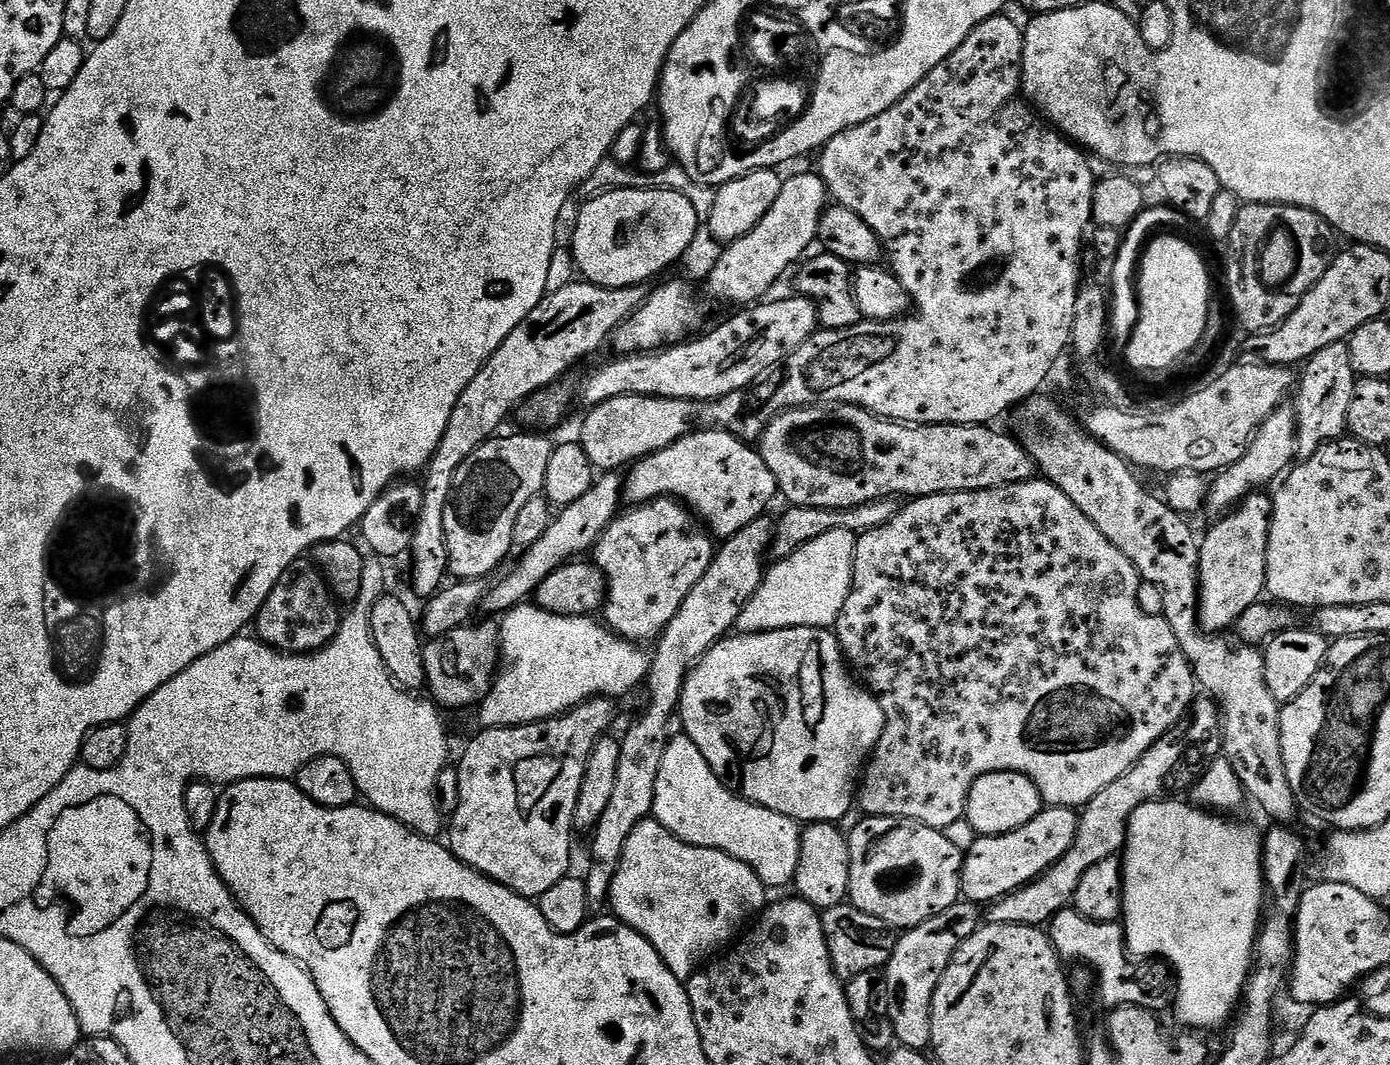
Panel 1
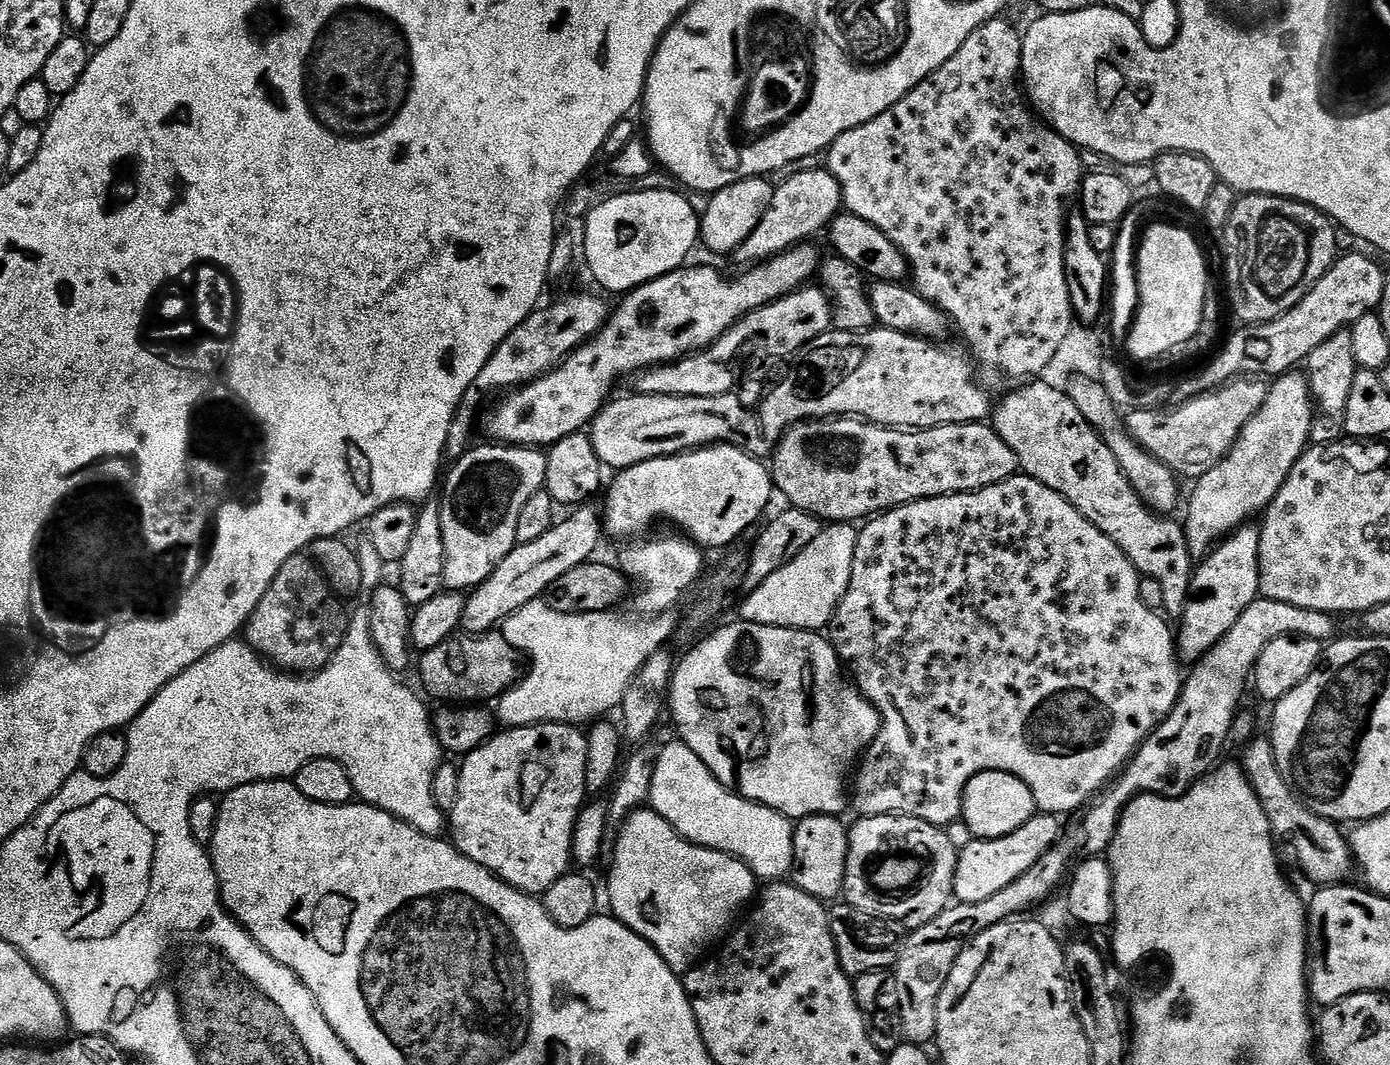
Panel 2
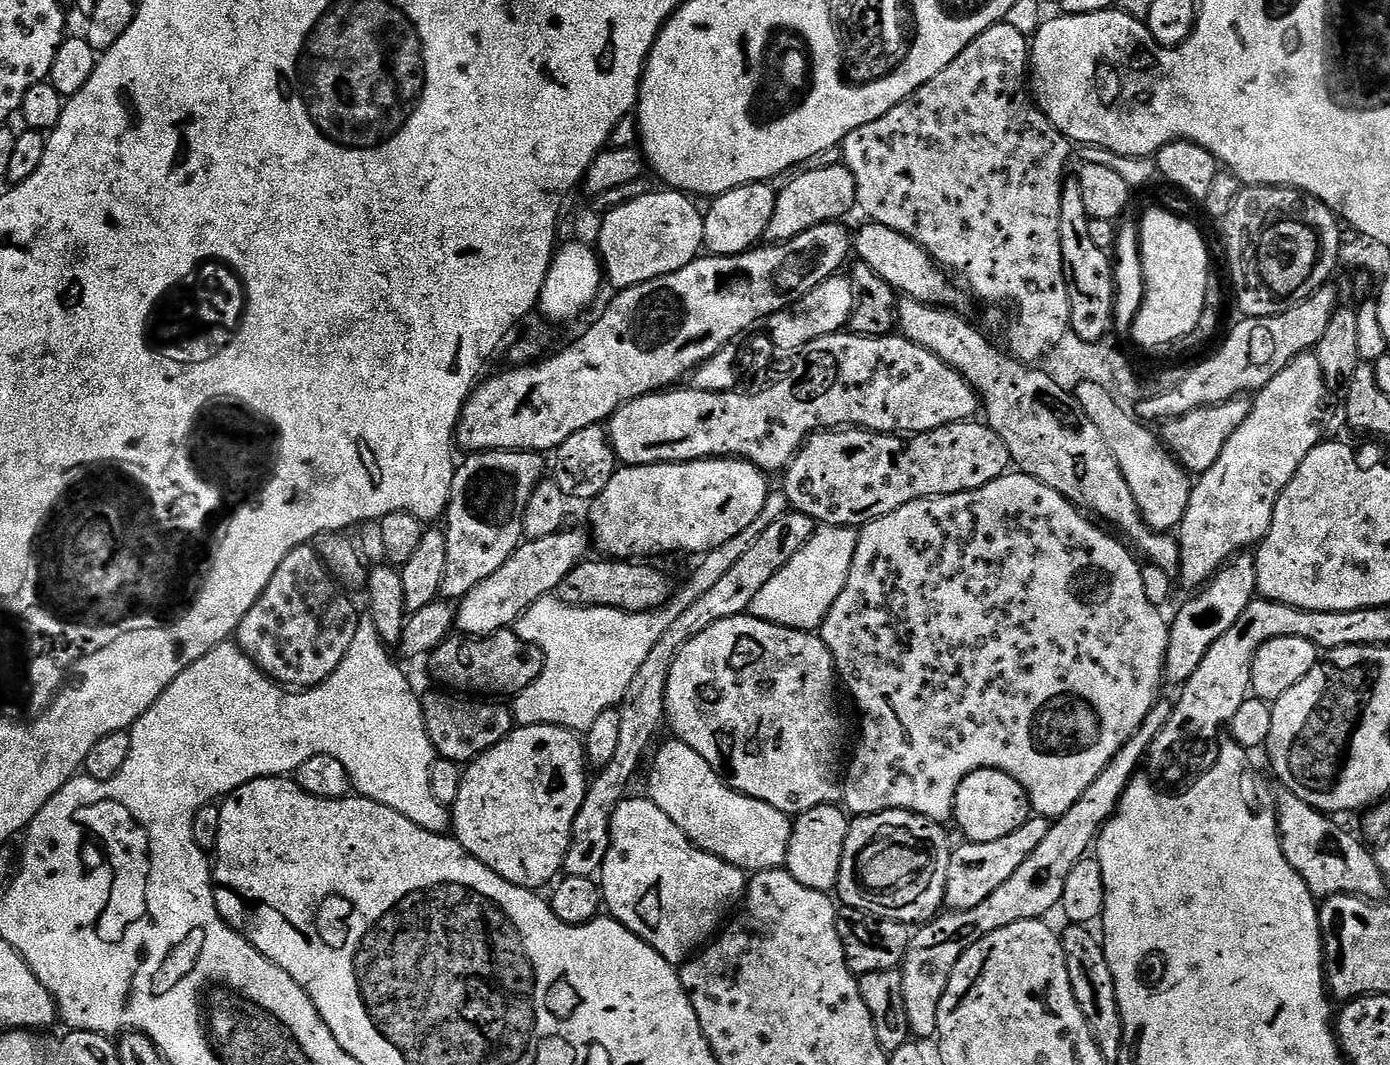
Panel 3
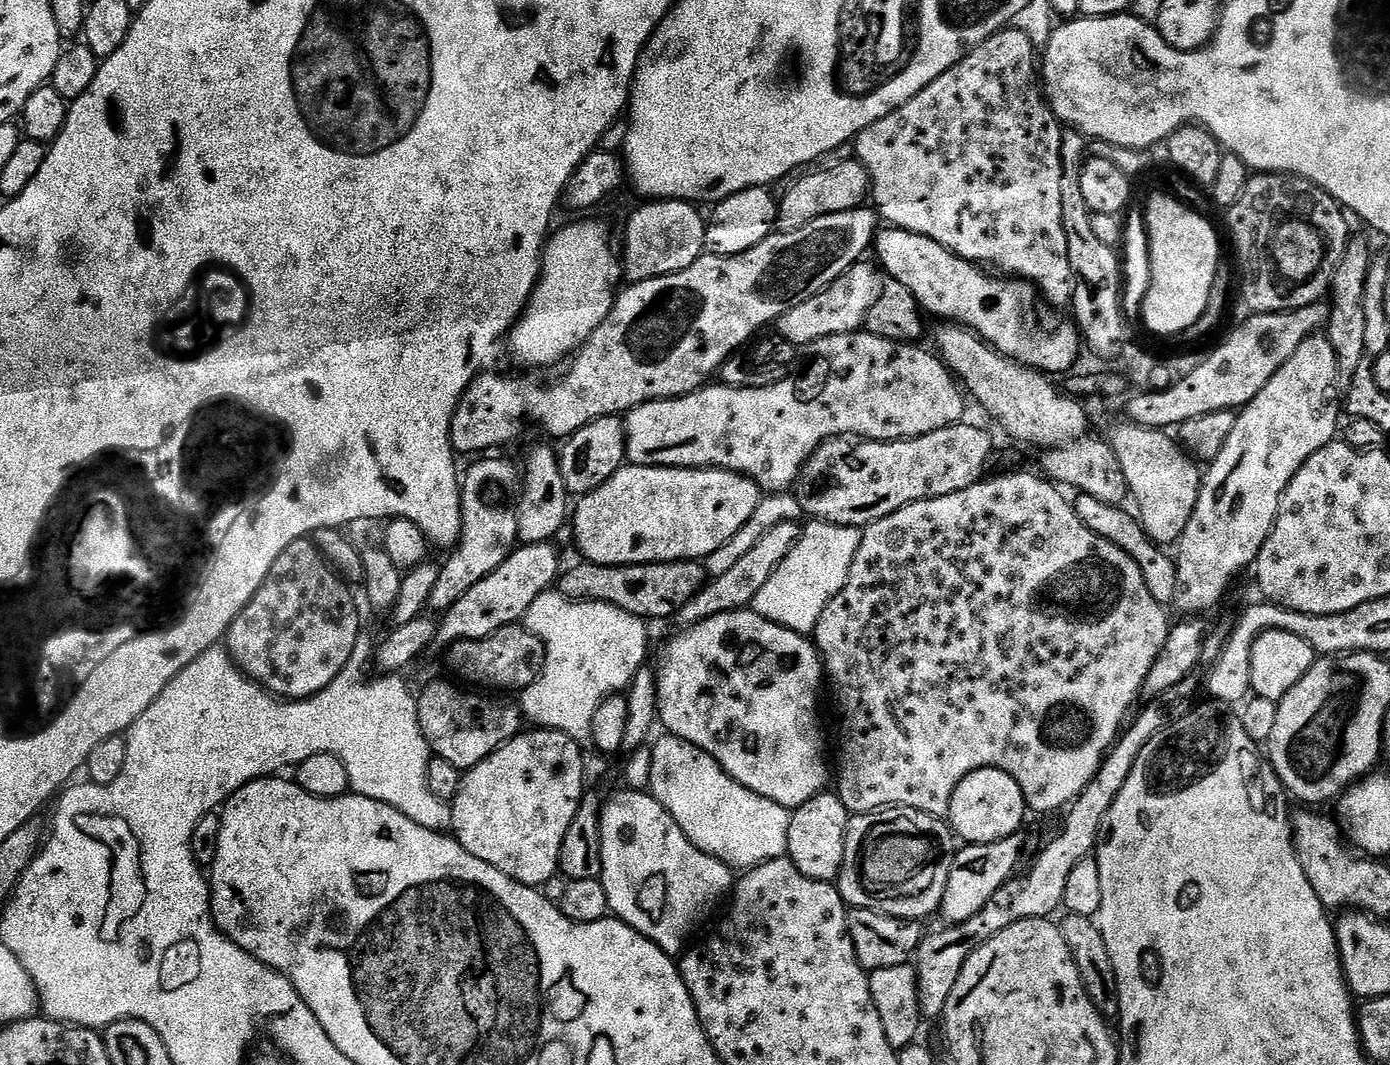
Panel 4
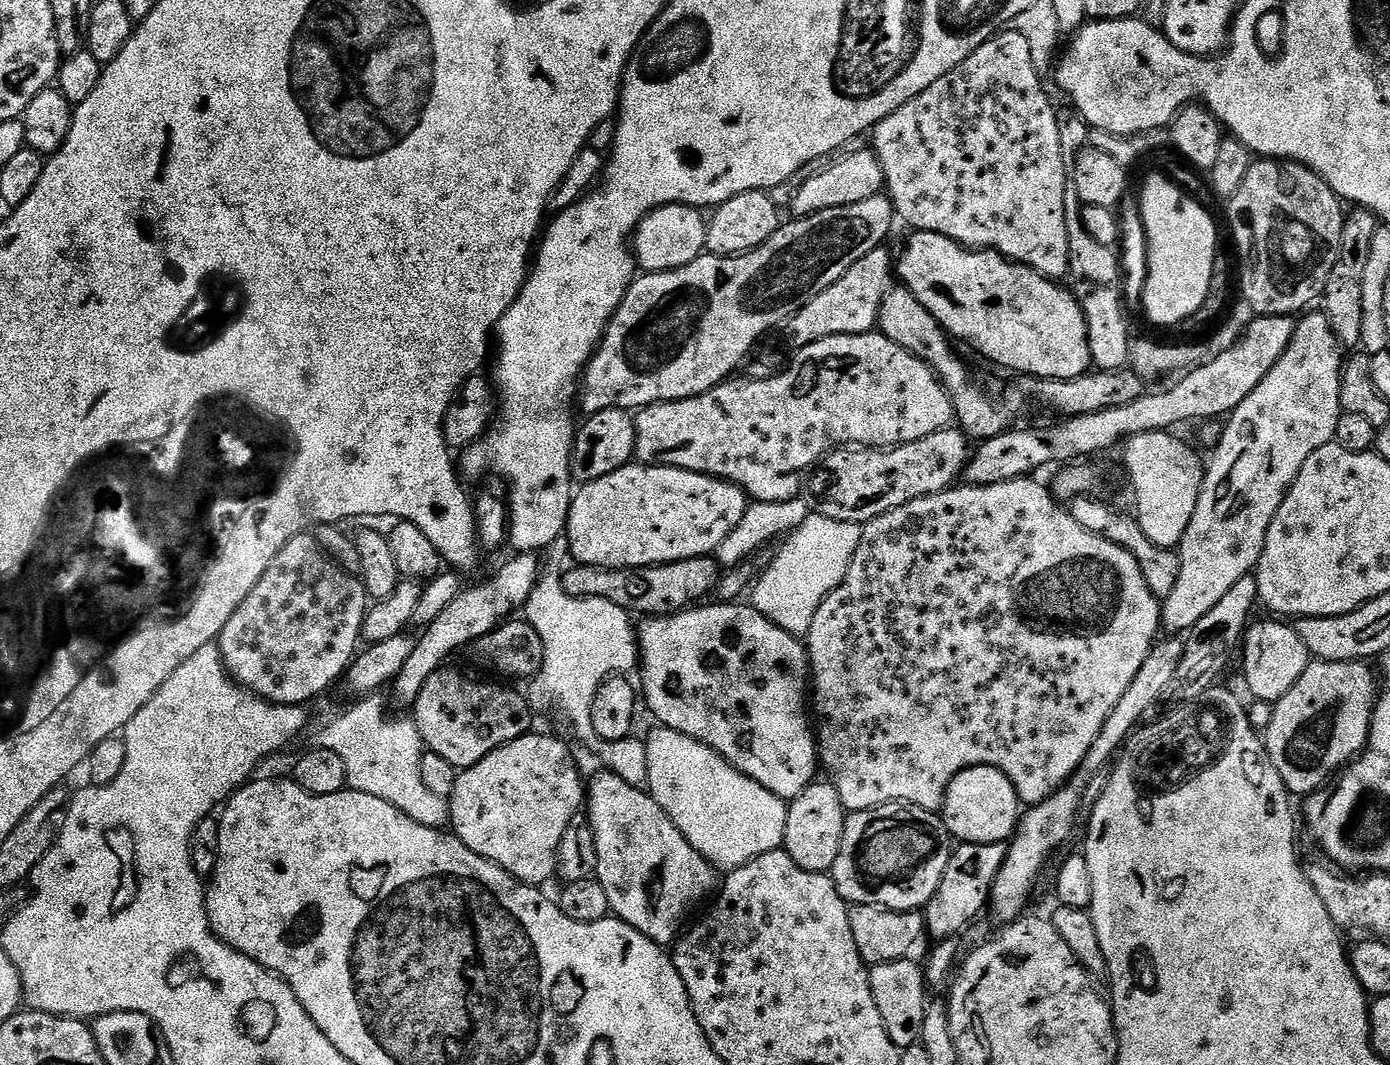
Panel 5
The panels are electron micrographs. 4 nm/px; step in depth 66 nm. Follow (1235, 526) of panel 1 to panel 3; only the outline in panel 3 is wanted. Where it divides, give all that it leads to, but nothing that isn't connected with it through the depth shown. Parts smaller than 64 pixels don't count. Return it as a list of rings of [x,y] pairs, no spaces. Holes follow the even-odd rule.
[[[1237,554],[1199,589],[1180,609],[1176,617],[1171,617],[1168,630],[1168,645],[1166,646],[1166,662],[1164,663],[1164,679],[1170,685],[1183,686],[1190,674],[1202,666],[1202,658],[1238,622],[1242,610],[1250,606],[1252,600],[1257,599],[1256,591],[1256,558],[1252,554]]]

